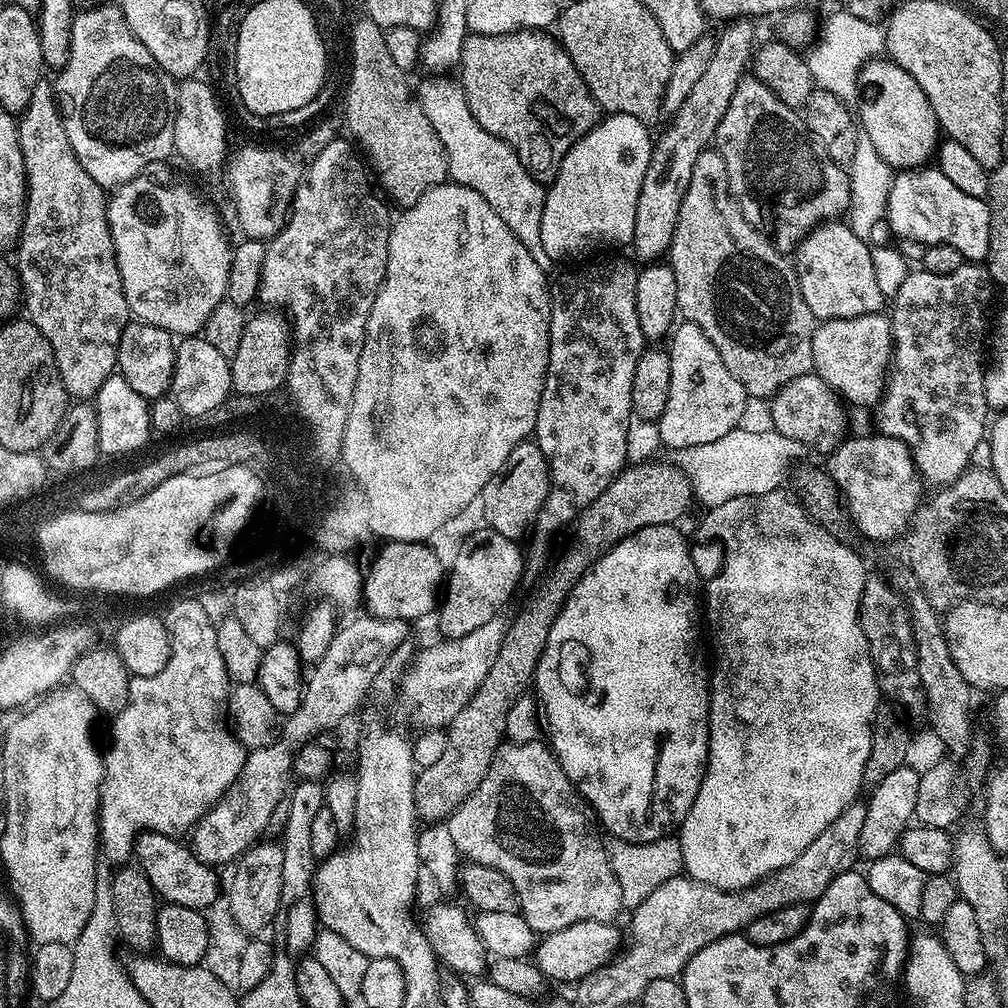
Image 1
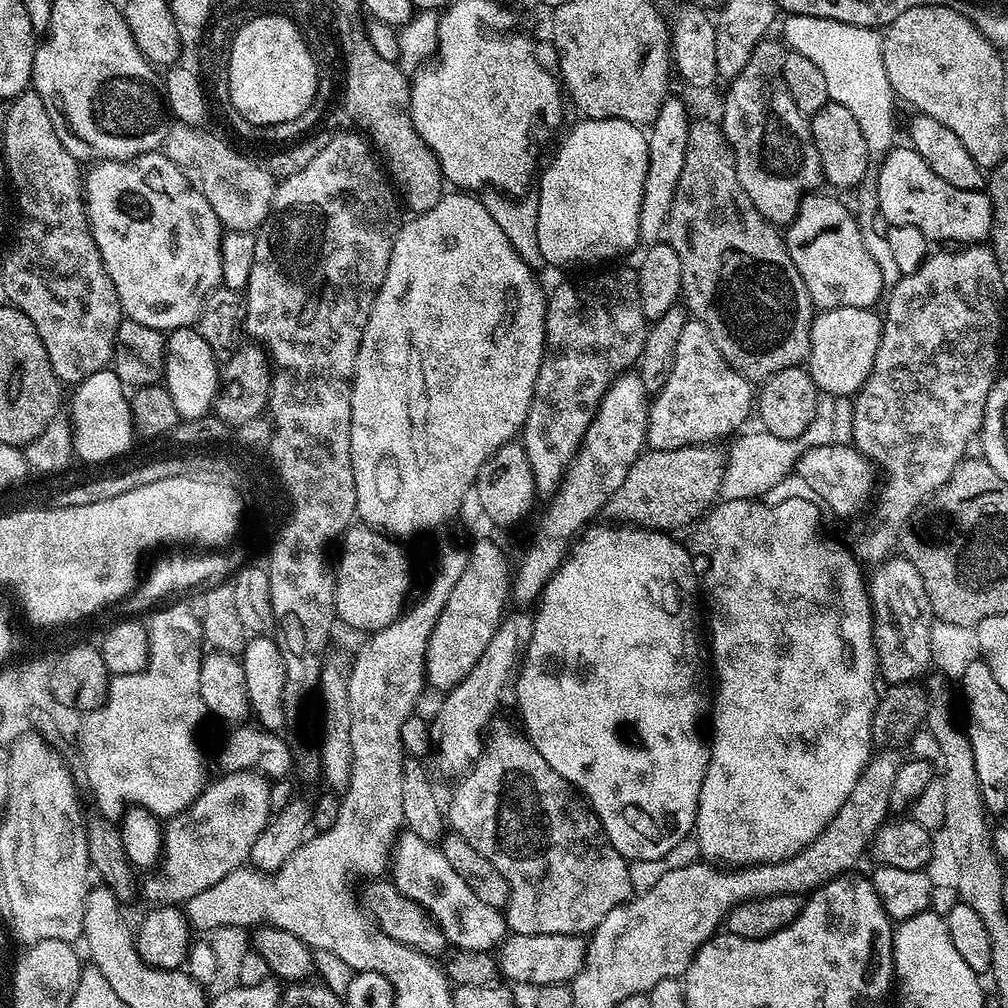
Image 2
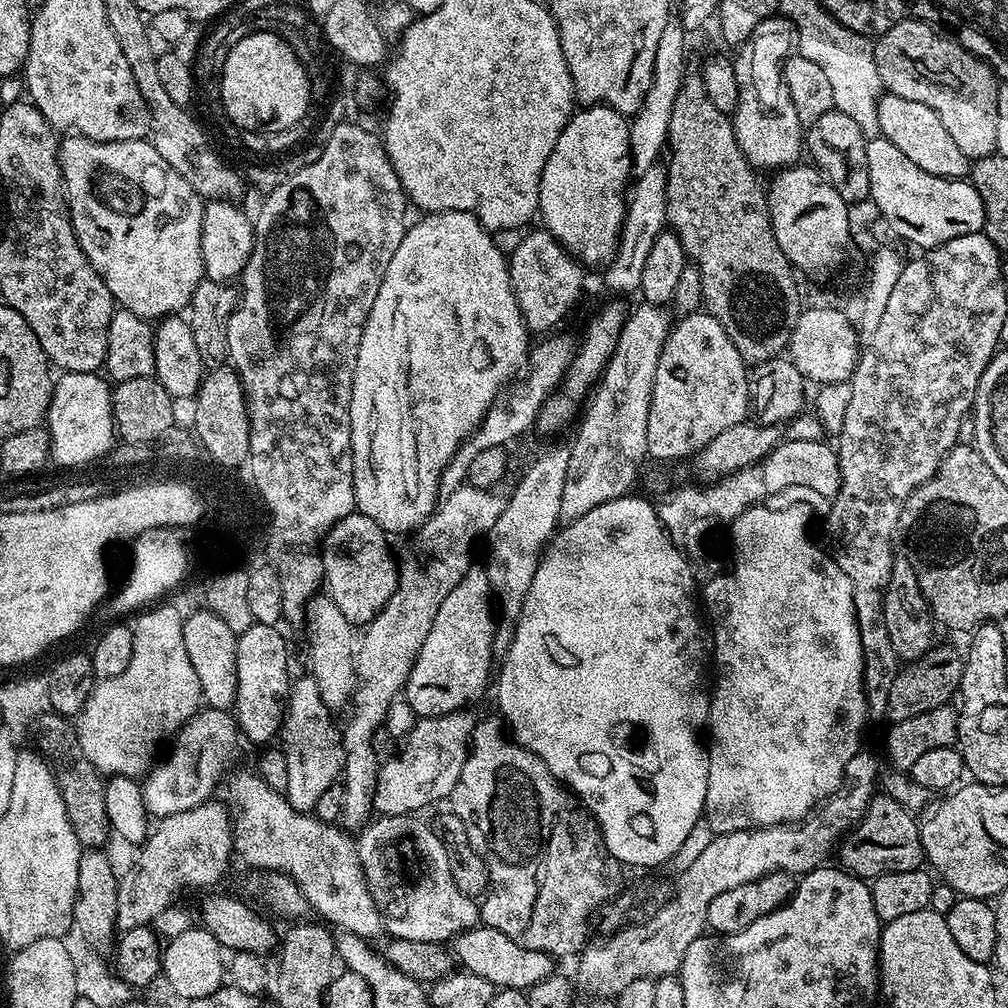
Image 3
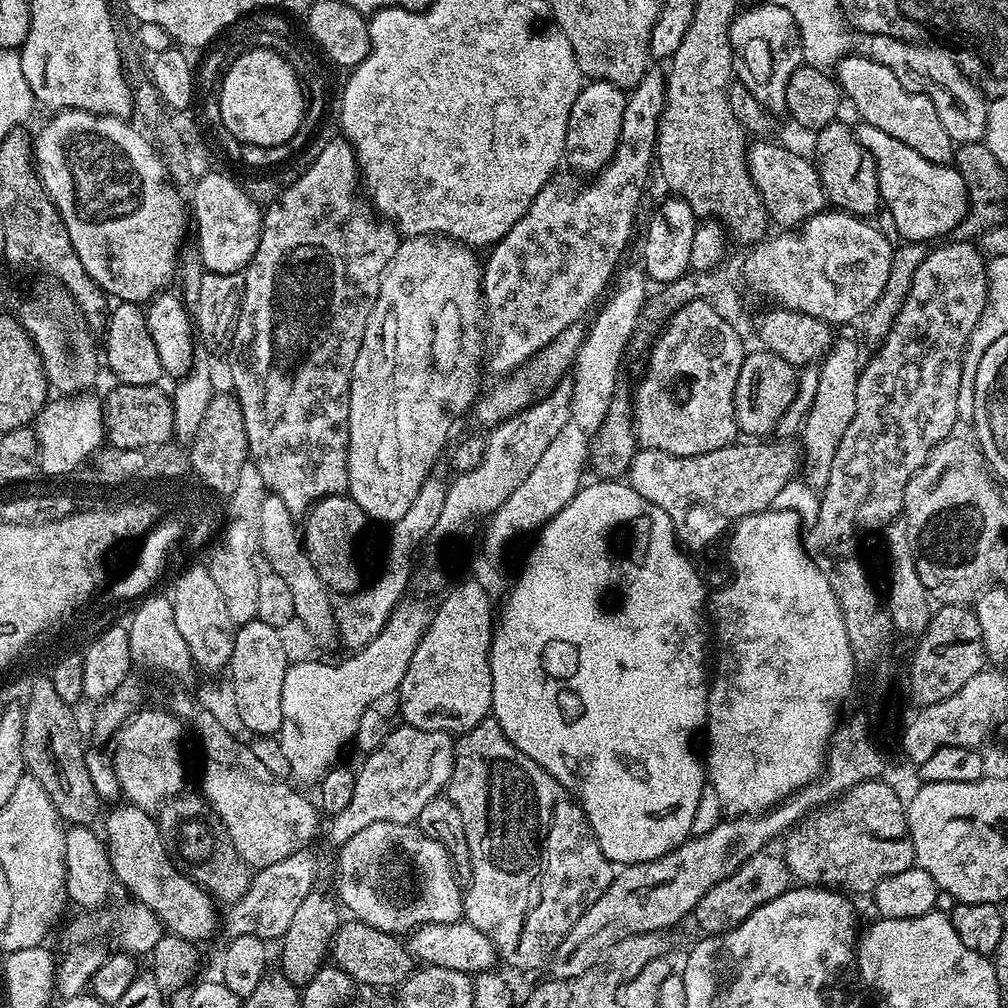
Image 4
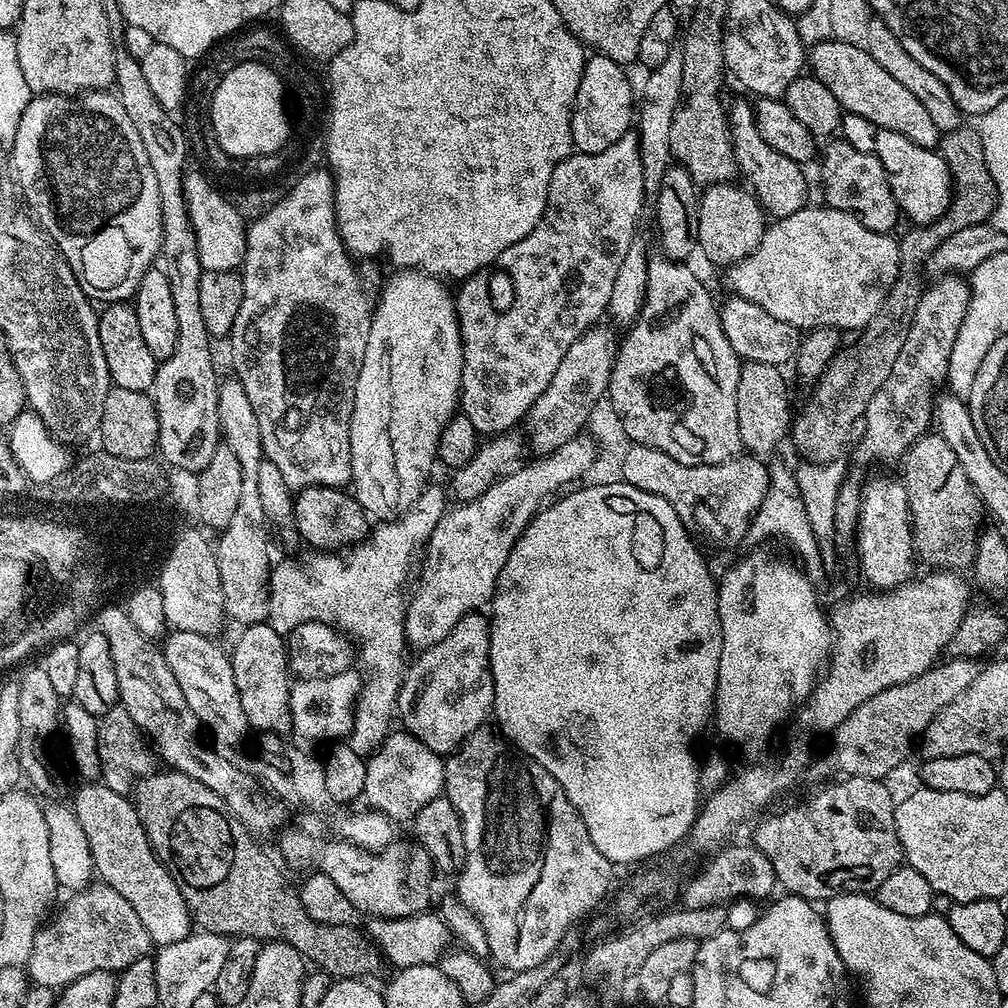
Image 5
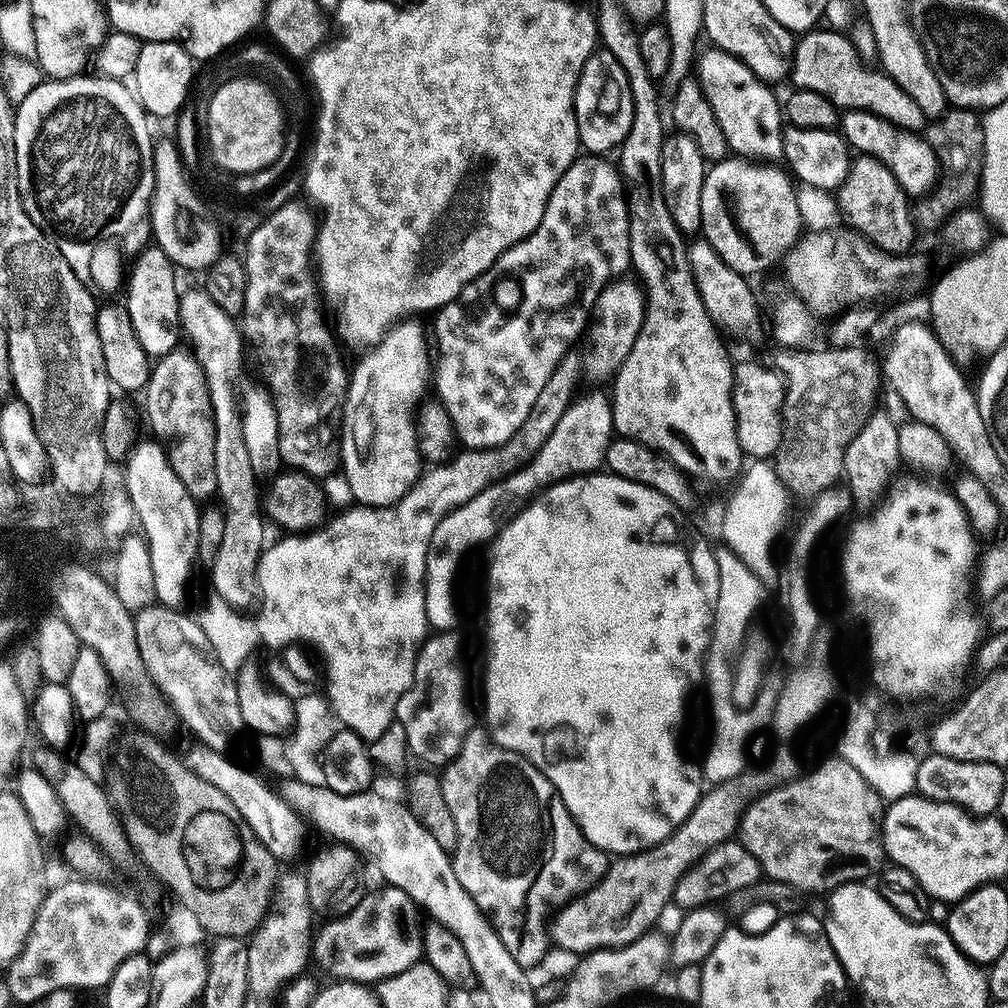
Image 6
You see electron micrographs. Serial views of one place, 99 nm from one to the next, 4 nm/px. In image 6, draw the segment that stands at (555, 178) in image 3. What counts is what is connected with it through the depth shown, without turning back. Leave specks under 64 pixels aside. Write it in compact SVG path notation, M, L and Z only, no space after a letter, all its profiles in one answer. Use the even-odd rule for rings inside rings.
M597 50L586 58L586 66L582 66L582 74L578 78L576 97L574 98L574 114L578 118L578 138L581 149L588 154L608 154L608 151L619 149L620 143L630 134L630 122L634 122L634 102L630 98L630 82L626 78L626 70L614 58L614 54Z

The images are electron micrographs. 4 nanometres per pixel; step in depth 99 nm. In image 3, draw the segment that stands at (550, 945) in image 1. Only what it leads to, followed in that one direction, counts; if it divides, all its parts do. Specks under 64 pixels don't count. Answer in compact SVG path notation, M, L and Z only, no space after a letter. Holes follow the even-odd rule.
M487 926L469 928L460 933L454 940L454 955L465 972L473 972L478 978L486 978L486 982L495 984L497 989L533 988L542 978L553 975L553 957L542 950L530 950L518 946L514 938L506 938L502 930L494 930ZM456 944L456 948L455 948Z

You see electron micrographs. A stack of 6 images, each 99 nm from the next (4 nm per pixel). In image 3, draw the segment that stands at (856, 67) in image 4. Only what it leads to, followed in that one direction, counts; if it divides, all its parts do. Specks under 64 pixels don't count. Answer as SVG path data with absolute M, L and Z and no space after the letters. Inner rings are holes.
M885 91L881 95L878 106L878 122L883 139L894 142L918 170L926 170L926 174L941 176L947 180L963 180L969 175L970 161L962 150L958 150L954 137L942 126L938 114L930 110L930 106L922 106L922 102L910 102L910 98L898 98L898 94Z

